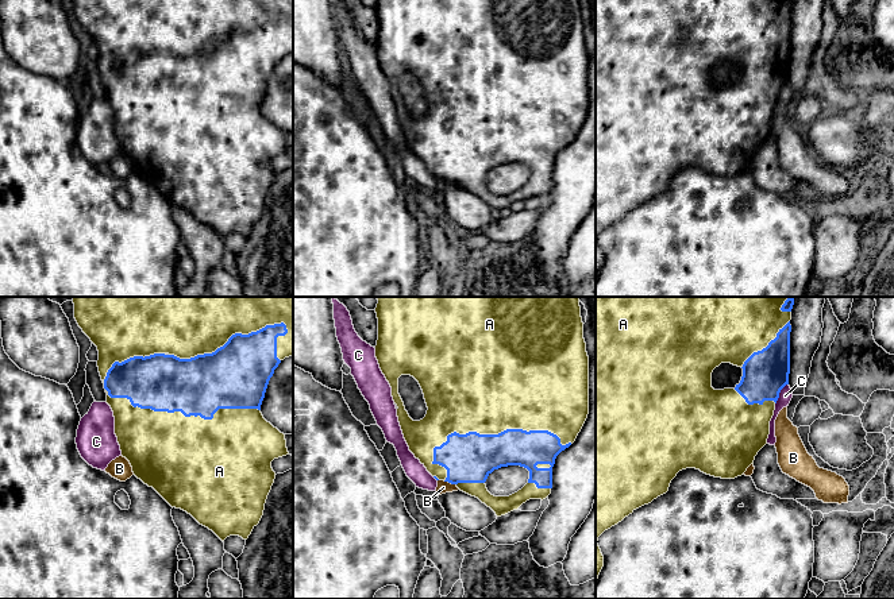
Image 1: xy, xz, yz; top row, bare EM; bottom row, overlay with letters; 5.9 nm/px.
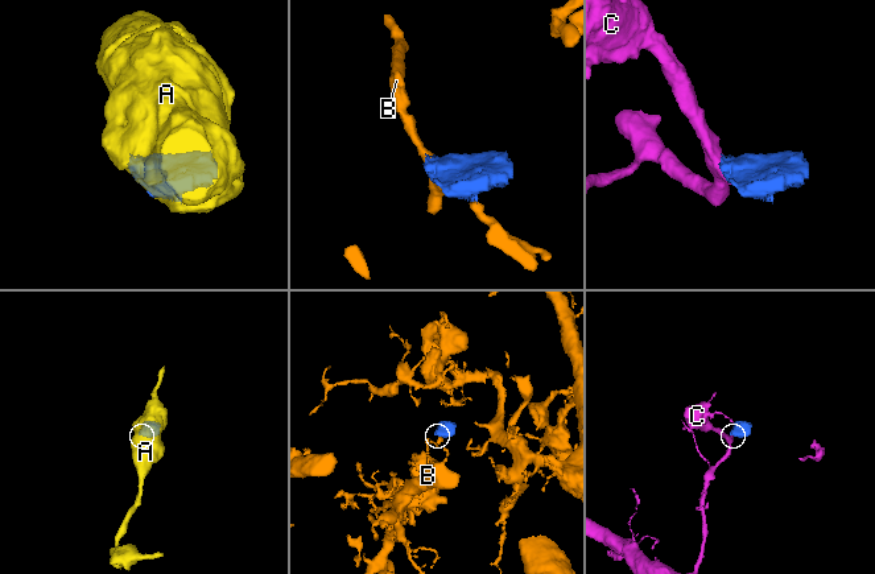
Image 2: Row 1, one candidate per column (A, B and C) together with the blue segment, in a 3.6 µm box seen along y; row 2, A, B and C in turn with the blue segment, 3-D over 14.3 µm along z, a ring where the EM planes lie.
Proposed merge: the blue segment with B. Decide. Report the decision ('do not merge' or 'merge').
do not merge

